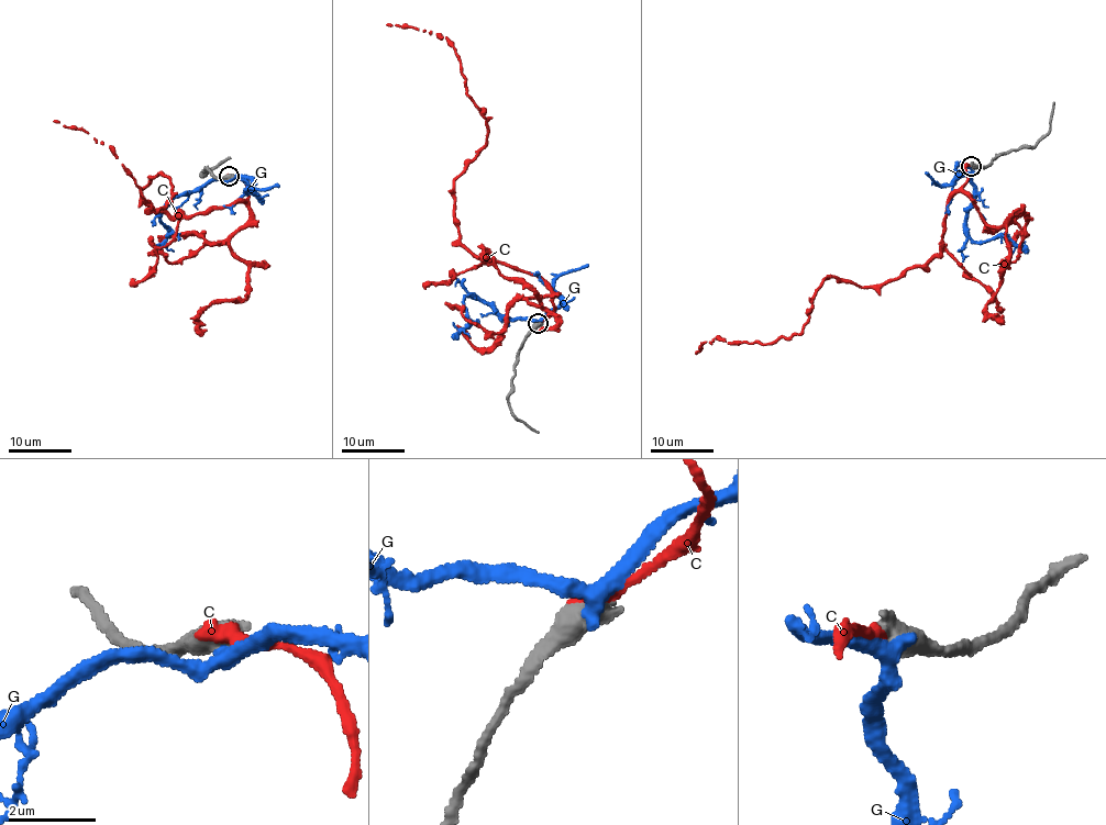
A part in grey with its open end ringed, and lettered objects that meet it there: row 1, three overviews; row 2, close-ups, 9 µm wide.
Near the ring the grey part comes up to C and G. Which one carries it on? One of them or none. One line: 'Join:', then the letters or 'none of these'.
Join: C

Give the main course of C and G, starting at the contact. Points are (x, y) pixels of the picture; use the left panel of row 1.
C: (229, 176), (247, 202), (172, 216), (142, 200), (158, 174), (172, 200), (154, 211), (109, 146), (53, 121)
G: (229, 177), (228, 180), (213, 180), (180, 194), (166, 208), (159, 219), (168, 234), (157, 253)

